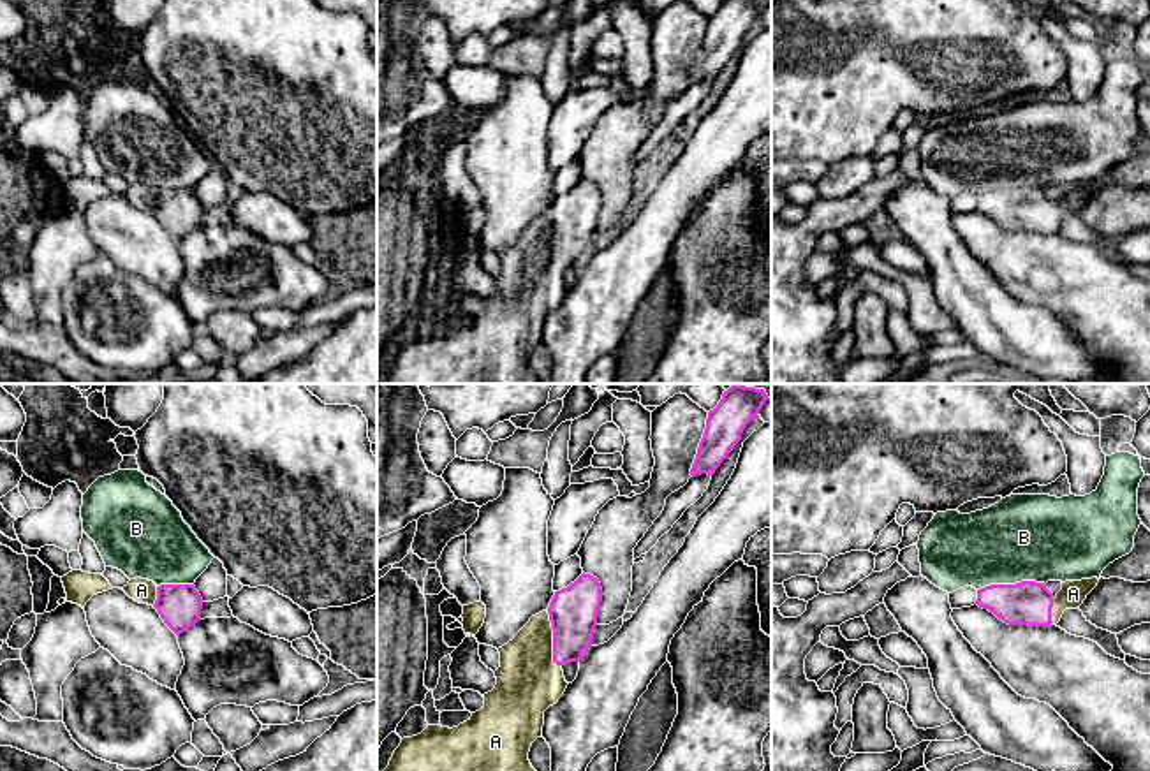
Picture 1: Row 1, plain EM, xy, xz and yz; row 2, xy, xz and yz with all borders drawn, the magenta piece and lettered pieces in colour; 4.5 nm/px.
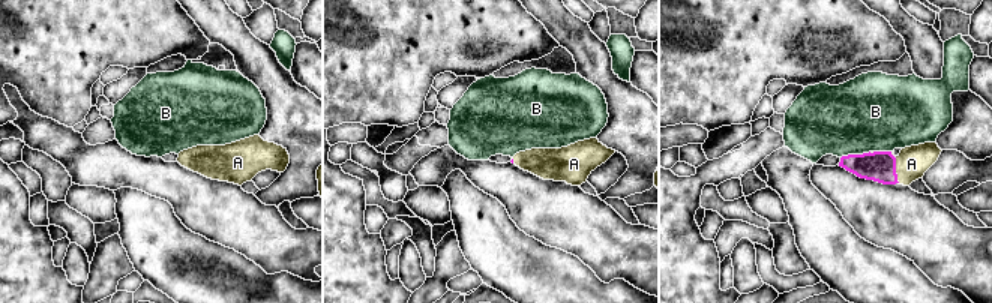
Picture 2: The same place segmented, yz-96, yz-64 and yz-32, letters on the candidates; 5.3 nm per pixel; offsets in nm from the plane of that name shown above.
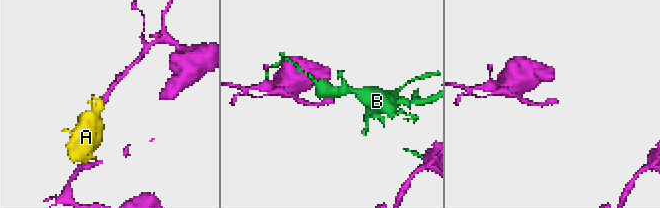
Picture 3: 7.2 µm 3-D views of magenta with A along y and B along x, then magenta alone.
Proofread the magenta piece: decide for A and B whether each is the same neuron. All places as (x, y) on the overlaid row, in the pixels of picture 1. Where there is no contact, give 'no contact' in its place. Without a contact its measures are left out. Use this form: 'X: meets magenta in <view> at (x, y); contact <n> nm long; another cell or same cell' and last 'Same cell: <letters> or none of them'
A: meets magenta in xz at (553, 639); contact 260 nm long; same cell
B: meets magenta in yz at (1011, 585); contact 320 nm long; another cell
Same cell: A

